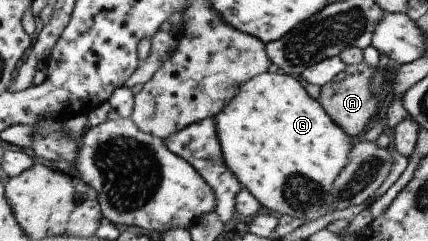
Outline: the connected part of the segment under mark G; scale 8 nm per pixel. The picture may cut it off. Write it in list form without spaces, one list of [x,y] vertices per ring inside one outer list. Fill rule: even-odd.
[[[279,70],[276,73],[267,72],[260,74],[252,78],[249,82],[246,82],[240,89],[240,93],[229,103],[229,106],[226,106],[215,118],[226,163],[244,186],[260,200],[262,206],[271,210],[273,214],[287,214],[287,216],[290,215],[295,218],[301,218],[304,222],[313,222],[313,220],[325,218],[327,213],[333,212],[333,209],[327,203],[323,202],[329,197],[334,182],[350,164],[352,150],[355,148],[358,138],[355,138],[353,135],[350,136],[350,134],[325,110],[322,102],[305,90],[305,84],[301,84],[299,79]]]

